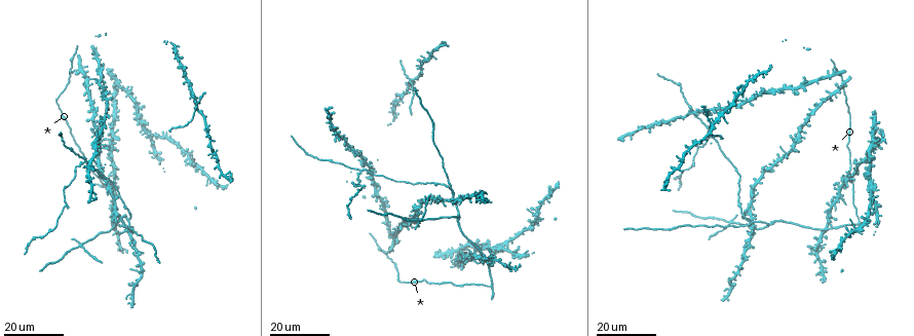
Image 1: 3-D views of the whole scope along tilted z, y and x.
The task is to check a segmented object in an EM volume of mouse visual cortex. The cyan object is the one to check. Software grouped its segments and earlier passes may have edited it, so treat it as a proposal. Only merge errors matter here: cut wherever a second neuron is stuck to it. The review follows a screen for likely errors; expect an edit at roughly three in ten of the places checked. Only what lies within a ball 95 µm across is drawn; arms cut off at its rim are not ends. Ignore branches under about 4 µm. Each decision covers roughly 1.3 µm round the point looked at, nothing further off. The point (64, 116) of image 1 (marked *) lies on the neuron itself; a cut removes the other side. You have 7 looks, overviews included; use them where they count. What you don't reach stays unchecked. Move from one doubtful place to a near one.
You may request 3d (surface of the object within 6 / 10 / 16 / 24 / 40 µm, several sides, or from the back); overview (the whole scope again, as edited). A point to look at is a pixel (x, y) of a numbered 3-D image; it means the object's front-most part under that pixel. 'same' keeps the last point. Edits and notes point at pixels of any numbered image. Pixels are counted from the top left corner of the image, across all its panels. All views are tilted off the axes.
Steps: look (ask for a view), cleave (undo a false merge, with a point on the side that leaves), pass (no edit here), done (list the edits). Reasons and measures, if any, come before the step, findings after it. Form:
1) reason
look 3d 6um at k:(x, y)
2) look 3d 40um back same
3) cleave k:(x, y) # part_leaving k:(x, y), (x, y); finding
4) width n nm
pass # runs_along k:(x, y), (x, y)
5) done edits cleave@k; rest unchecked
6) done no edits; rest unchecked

look 3d 16um at 1:(82, 245)

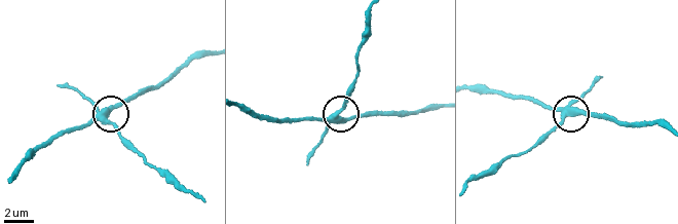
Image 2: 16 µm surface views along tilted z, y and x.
look 3d 6um at 2:(338, 113)

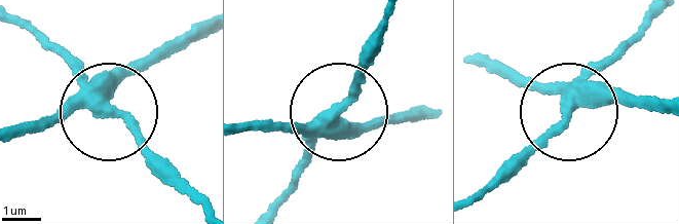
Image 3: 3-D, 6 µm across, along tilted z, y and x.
from behind
look 3d 6um back at 3:(333, 112)

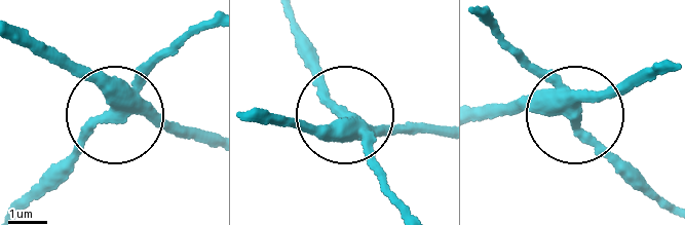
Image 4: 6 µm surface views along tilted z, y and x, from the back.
side_arm 12 um; arms 3
cleave 4:(161, 58) # two neurons meet here

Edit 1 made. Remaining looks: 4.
three-way junction
look 3d 16um at 1:(754, 222)

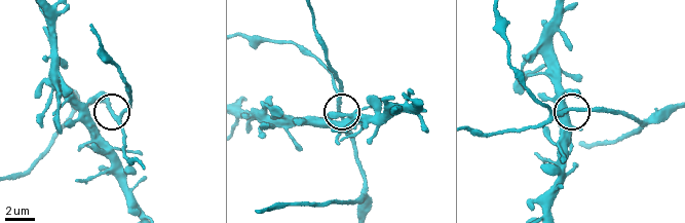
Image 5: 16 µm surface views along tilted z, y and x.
look 3d 6um at 5:(571, 111)

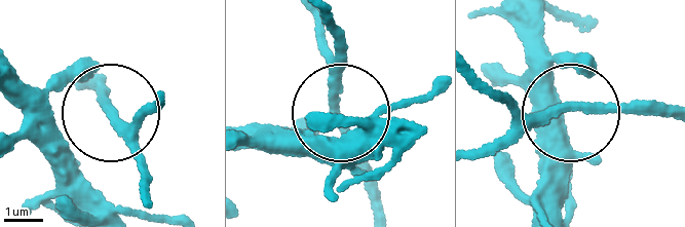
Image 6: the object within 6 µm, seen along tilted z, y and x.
look 3d 6um back at 6:(106, 106)

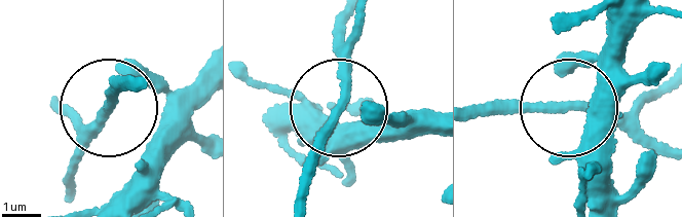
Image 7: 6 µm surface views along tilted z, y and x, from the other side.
side_arm 69 um; arms 3
pass # one neuron here

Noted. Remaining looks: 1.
done edits cleave@4; rest unchecked

